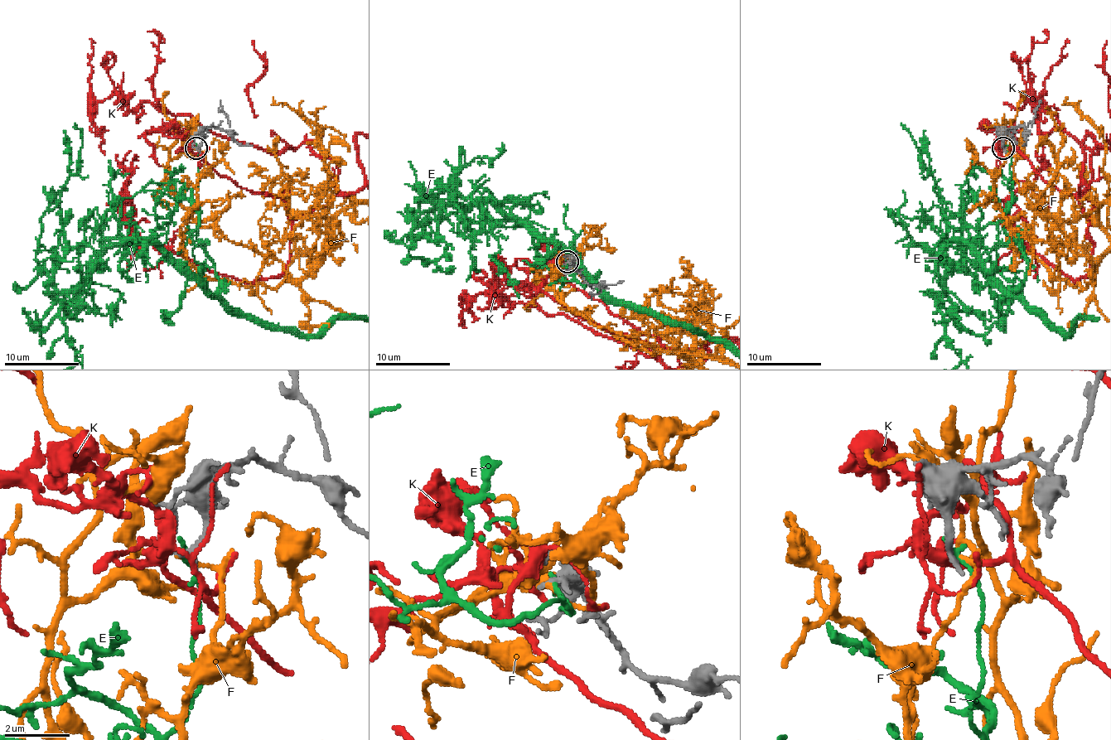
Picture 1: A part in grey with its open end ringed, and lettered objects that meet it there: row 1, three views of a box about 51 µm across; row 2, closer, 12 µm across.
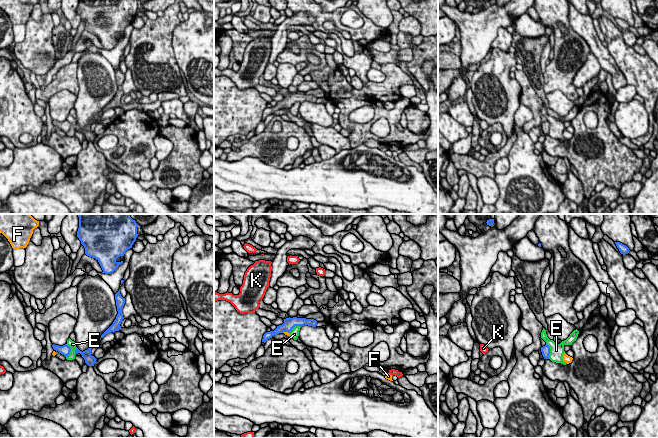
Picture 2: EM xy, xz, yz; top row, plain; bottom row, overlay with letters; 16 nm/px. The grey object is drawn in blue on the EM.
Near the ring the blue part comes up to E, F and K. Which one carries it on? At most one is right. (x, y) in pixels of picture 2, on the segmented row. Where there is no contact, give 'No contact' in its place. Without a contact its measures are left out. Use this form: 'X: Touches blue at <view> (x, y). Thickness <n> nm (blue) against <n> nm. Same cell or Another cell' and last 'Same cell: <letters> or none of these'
E: Touches blue at yz (549, 351). Thickness 140 nm (blue) against 220 nm. Another cell
F: Touches blue at xz (286, 331). Thickness 190 nm (blue) against 60 nm. Another cell
K: No contact. Another cell
Same cell: none of these

